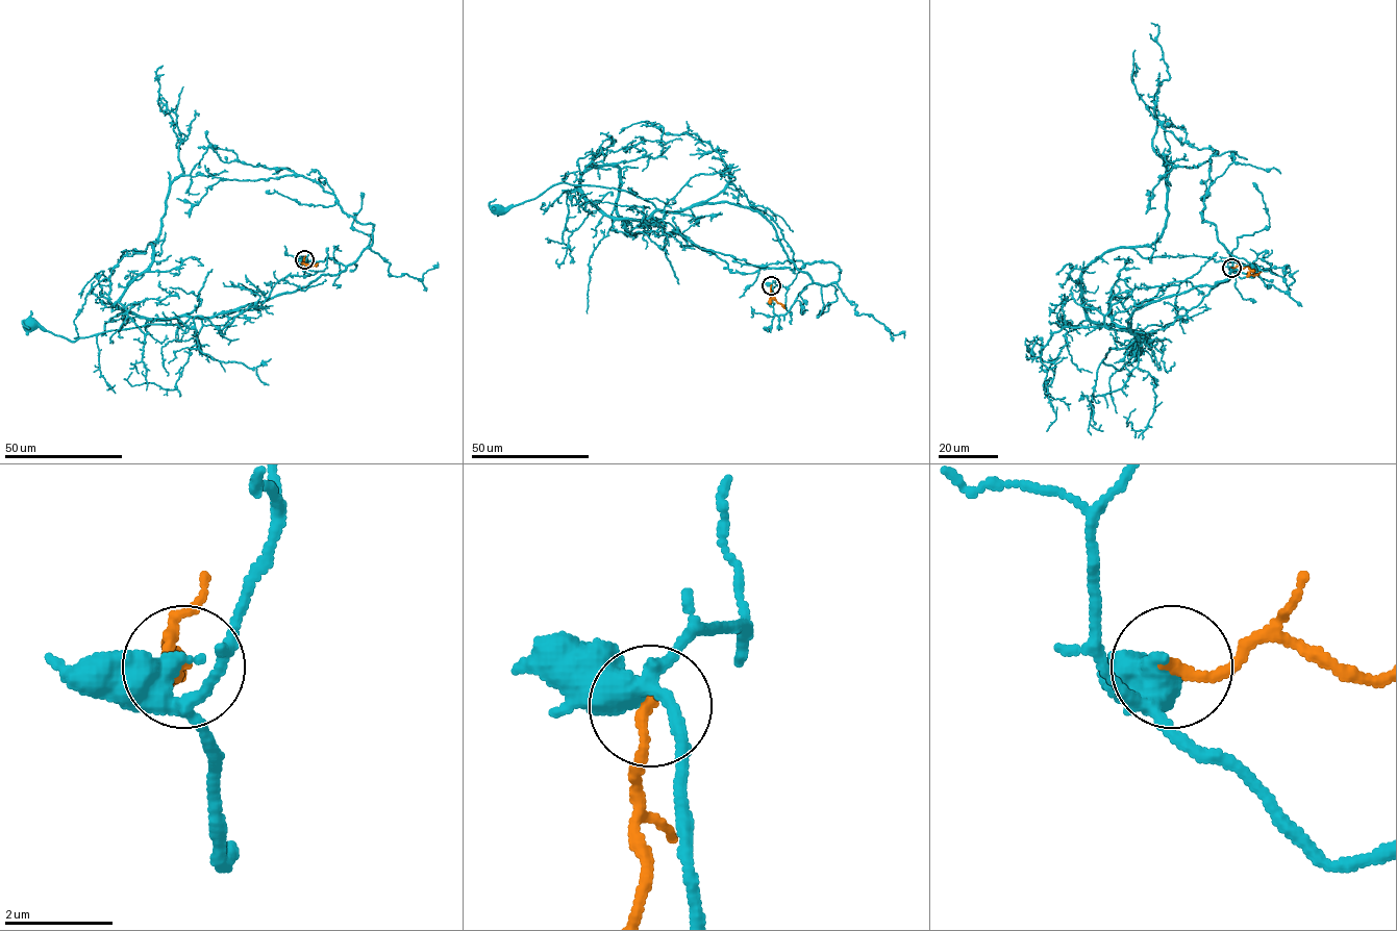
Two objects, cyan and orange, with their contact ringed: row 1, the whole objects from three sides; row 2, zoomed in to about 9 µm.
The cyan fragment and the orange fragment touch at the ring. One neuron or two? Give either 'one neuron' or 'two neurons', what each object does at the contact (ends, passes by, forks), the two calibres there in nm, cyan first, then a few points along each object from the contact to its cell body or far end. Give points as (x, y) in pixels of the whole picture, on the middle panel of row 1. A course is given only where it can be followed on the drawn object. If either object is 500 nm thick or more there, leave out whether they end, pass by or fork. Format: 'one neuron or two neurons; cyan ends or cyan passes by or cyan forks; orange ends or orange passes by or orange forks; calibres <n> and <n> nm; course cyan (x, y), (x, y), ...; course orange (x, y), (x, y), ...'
two neurons; cyan forks; orange ends; calibres 360 and 200 nm; course cyan (771, 284), (779, 316), (812, 280), (766, 219), (730, 203), (662, 211), (624, 191), (559, 182), (497, 210); course orange (771, 285), (770, 300), (775, 299), (784, 308)

